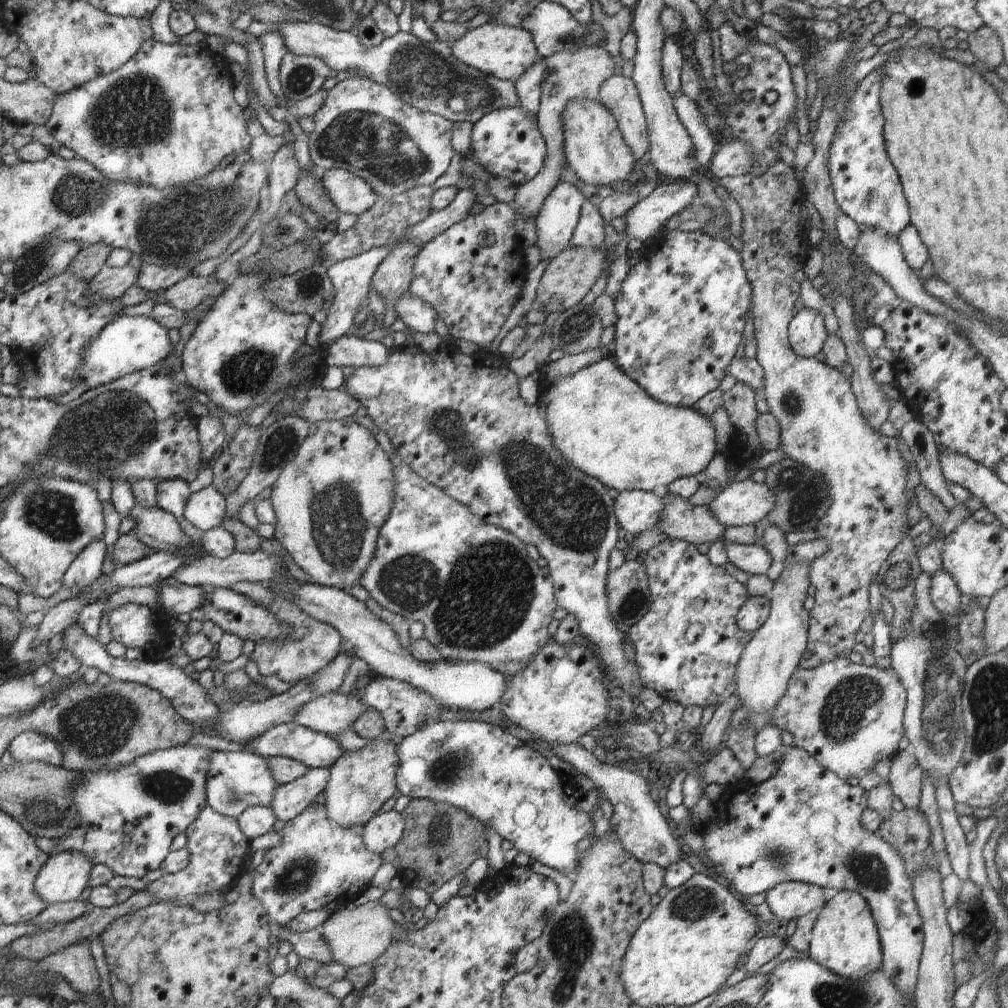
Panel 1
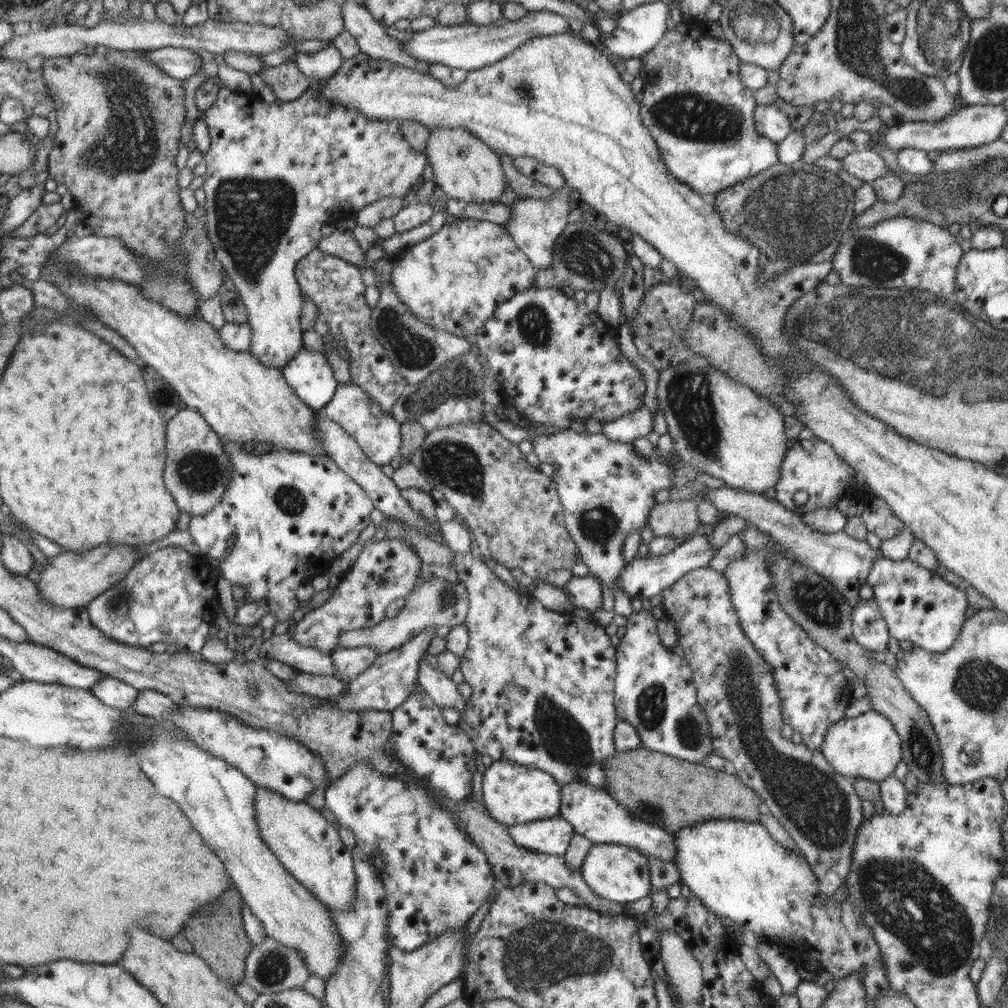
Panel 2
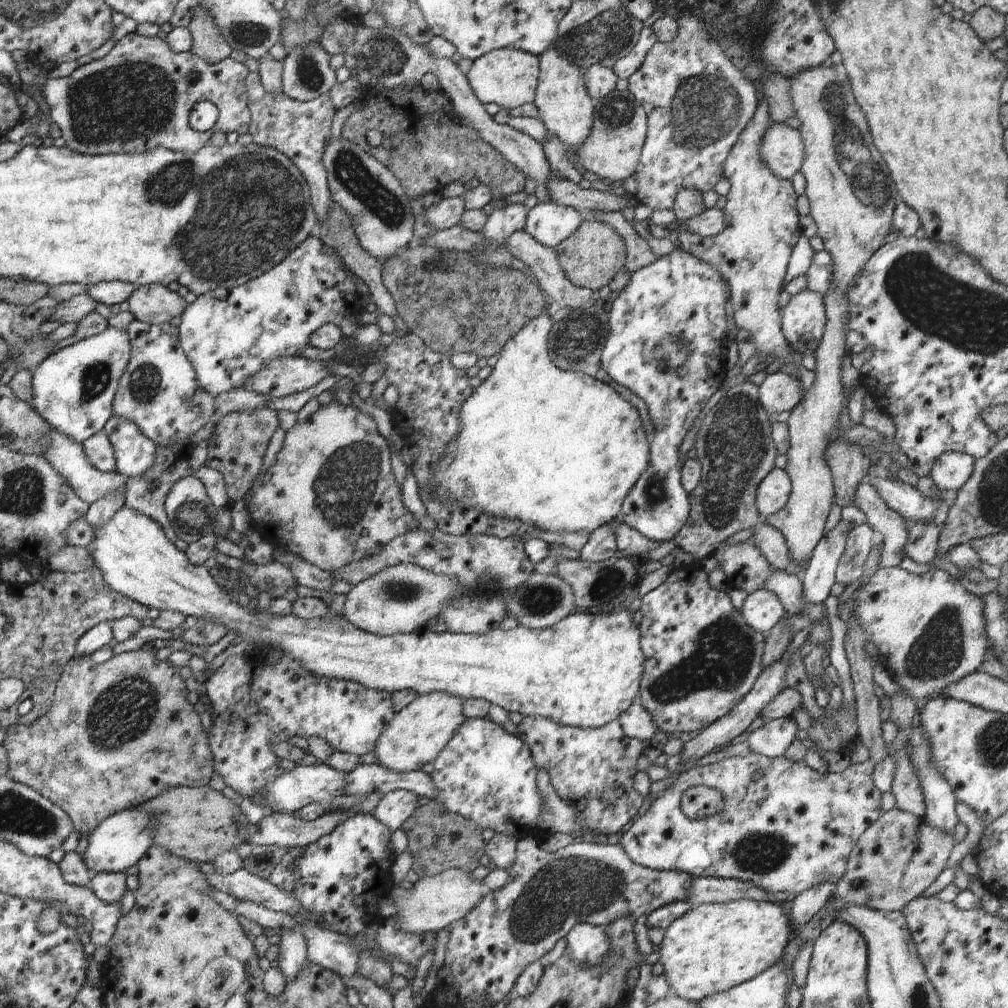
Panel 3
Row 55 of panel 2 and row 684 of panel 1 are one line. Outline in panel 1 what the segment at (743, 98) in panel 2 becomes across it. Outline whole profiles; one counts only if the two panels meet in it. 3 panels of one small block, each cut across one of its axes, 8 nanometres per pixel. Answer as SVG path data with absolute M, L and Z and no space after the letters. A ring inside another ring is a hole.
M672 537L662 540L643 555L648 575L652 606L646 616L627 628L627 641L634 646L635 662L642 684L658 692L665 701L678 702L684 708L721 705L736 692L736 668L746 644L753 635L744 632L736 622L739 608L746 602L746 585L727 573L724 567L713 565L708 555L701 554L697 546Z

